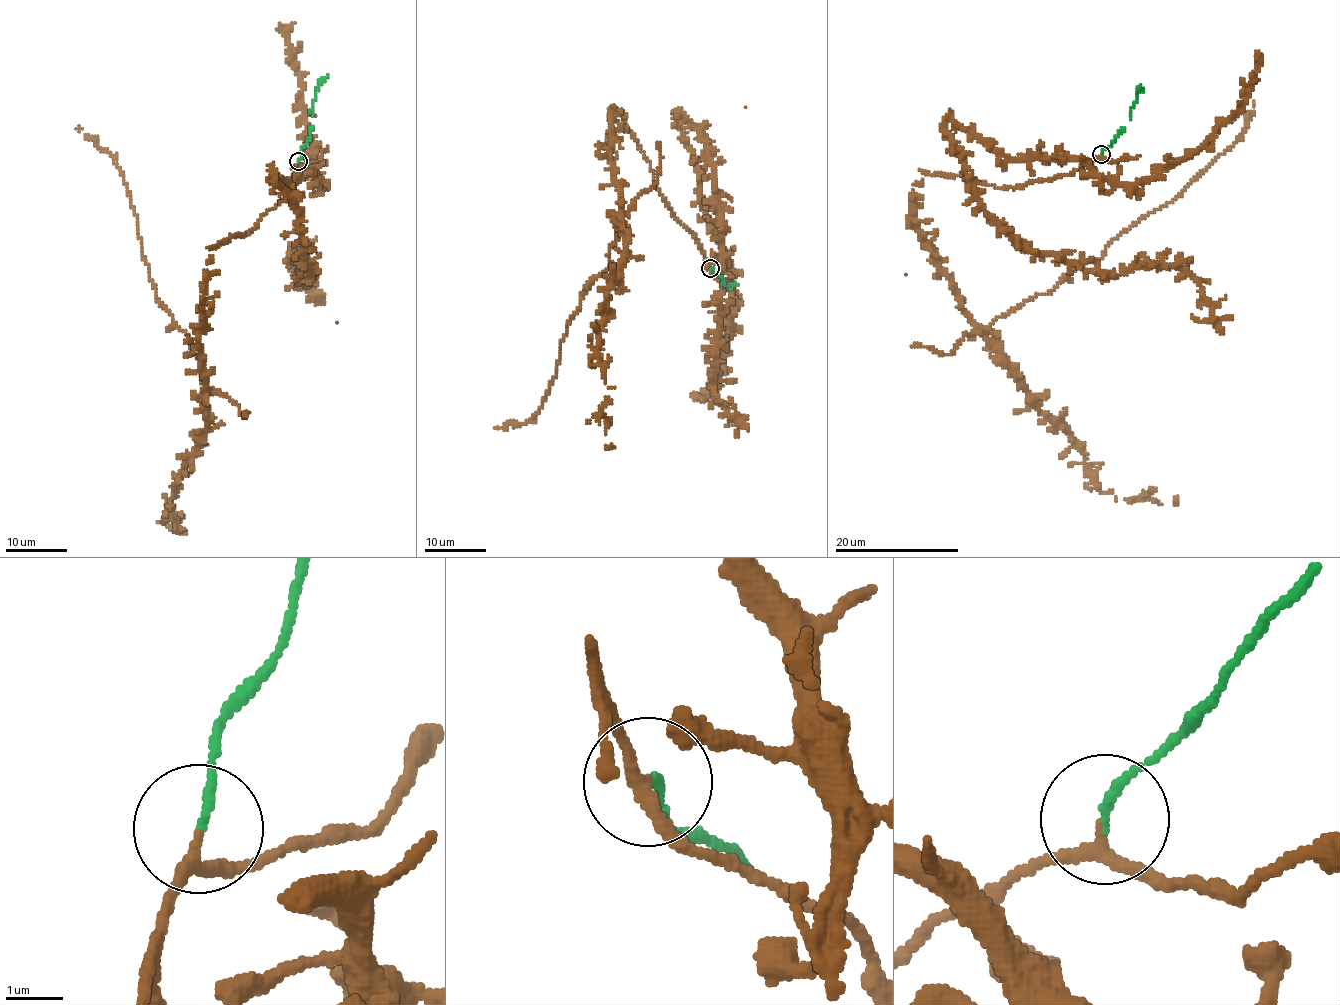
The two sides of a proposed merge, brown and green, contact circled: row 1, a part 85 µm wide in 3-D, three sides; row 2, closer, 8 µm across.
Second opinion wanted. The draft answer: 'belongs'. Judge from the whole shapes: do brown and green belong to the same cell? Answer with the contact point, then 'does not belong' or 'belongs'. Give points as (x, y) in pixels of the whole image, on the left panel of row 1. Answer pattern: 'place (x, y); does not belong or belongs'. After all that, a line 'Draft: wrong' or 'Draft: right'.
place (298, 161); belongs
Draft: right

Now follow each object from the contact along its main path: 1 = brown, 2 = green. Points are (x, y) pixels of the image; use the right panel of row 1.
1: (1101, 154), (1019, 187), (925, 171), (914, 184), (918, 236), (977, 325), (1050, 293), (1175, 200), (1254, 102)
2: (1101, 154), (1129, 118), (1141, 85)

